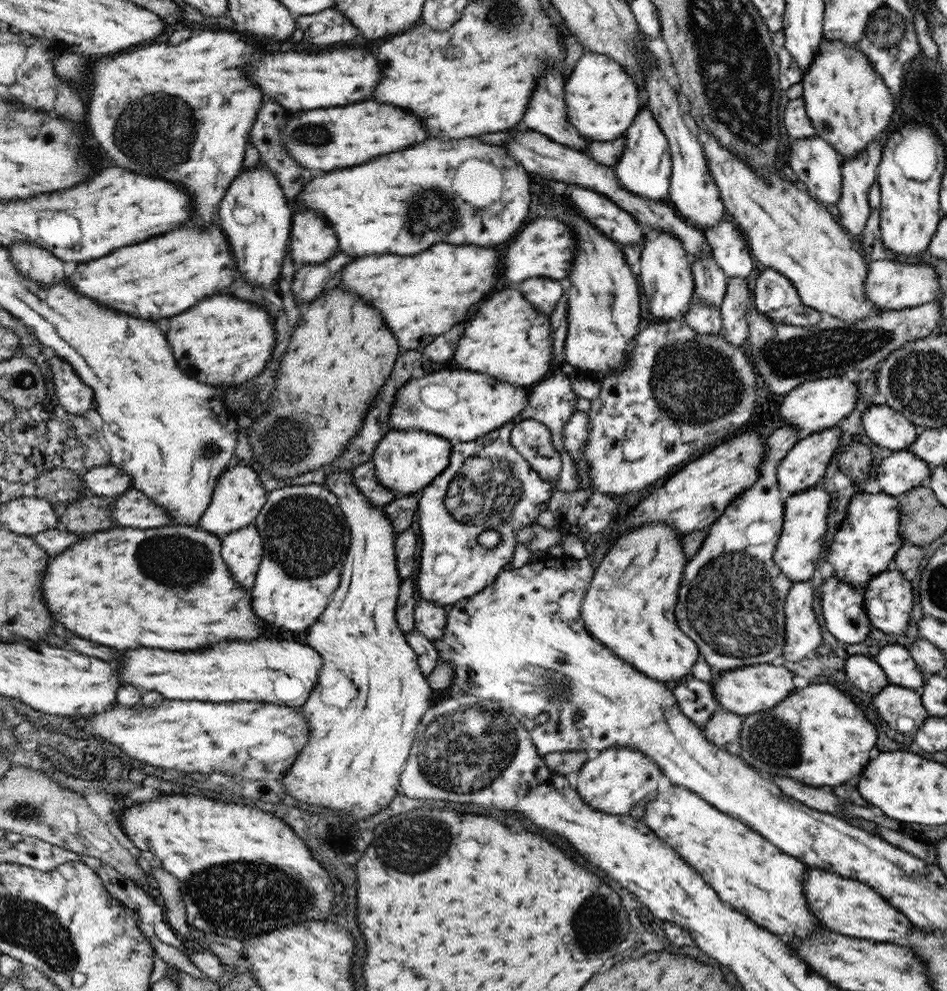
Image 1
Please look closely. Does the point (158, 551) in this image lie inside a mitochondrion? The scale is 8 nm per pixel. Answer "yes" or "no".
yes

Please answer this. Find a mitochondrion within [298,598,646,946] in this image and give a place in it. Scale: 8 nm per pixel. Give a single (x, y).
(464, 750)

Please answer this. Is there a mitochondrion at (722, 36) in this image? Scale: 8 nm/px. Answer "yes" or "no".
yes

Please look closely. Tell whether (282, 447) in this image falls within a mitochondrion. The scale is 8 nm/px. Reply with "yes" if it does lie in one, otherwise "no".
yes

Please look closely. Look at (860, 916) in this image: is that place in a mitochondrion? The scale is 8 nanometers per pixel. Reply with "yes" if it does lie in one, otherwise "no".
yes

